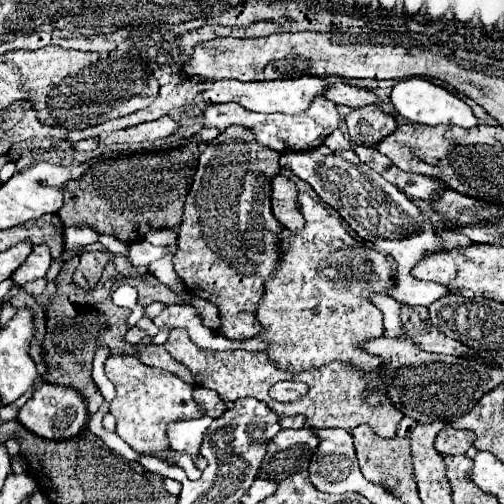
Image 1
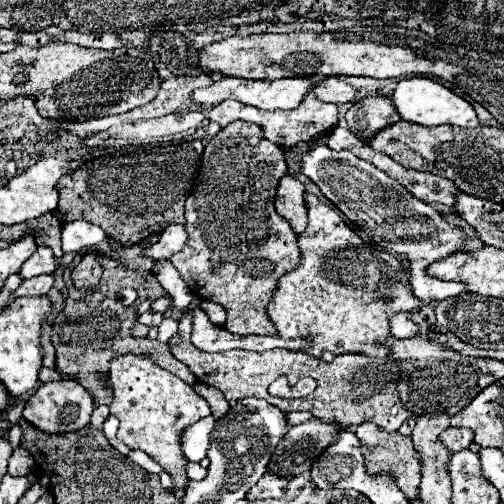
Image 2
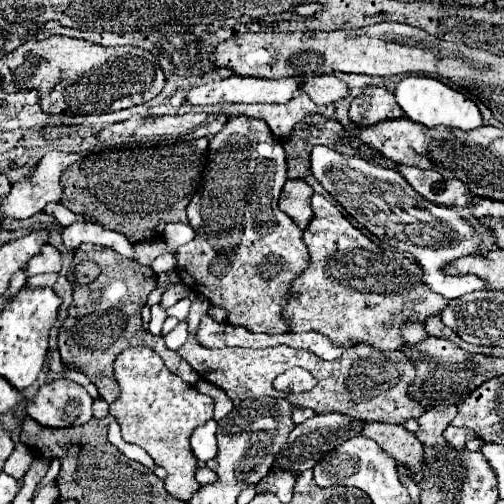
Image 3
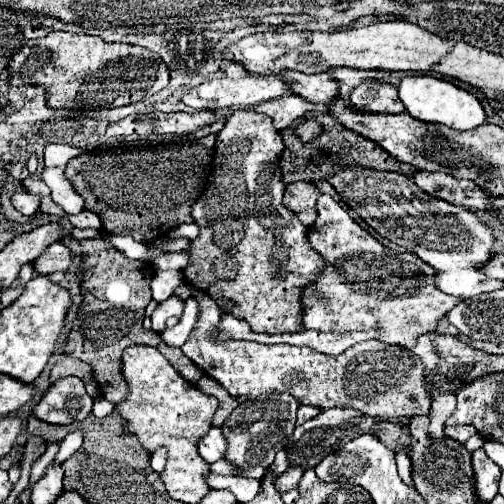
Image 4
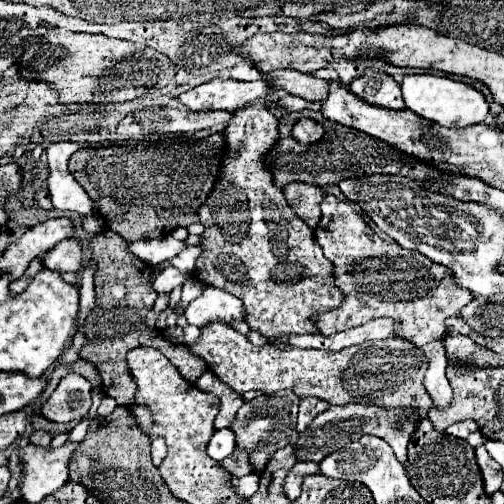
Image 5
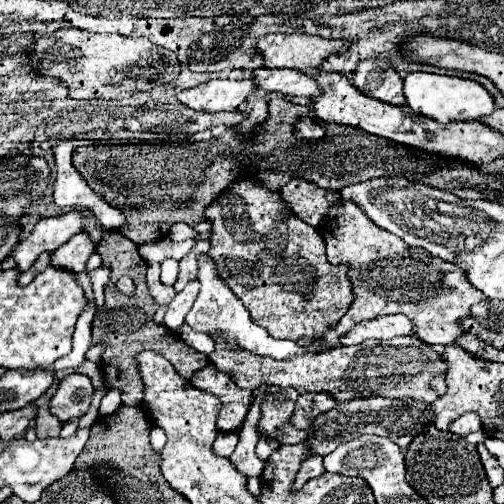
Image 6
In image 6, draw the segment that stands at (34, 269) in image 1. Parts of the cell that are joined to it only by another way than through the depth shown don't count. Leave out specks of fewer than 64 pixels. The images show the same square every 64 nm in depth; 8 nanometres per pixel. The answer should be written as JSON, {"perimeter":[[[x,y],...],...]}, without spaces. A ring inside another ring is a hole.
{"perimeter":[[[80,232],[78,236],[72,236],[66,244],[62,244],[58,250],[50,254],[50,264],[60,270],[68,272],[84,272],[86,270],[86,260],[94,252],[94,244],[88,234]]]}

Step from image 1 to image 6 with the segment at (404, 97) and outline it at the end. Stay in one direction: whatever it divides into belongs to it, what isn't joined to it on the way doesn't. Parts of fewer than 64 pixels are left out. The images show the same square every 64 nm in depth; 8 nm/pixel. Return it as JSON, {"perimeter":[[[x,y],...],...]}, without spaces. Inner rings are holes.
{"perimeter":[[[414,72],[404,78],[404,96],[406,104],[426,118],[438,120],[440,124],[448,122],[470,122],[480,120],[494,112],[494,100],[488,94],[484,86],[480,86],[474,80],[454,78],[454,76],[440,76],[440,74],[428,74],[428,72]]]}

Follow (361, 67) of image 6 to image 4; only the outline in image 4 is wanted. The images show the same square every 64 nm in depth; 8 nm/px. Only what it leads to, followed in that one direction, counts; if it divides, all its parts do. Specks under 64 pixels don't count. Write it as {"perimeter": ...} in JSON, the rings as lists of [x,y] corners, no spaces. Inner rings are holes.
{"perimeter":[[[366,80],[358,88],[354,88],[350,96],[350,104],[358,112],[370,112],[370,114],[404,112],[404,106],[400,104],[400,98],[396,96],[396,88],[376,80]]]}

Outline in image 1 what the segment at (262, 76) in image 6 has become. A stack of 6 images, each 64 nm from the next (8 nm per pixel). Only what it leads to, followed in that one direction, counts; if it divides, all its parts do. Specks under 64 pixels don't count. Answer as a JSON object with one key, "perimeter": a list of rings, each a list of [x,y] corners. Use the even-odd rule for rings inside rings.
{"perimeter":[[[332,84],[324,96],[326,96],[328,100],[332,100],[334,104],[342,104],[342,106],[348,106],[348,108],[378,106],[382,112],[392,114],[392,116],[398,118],[396,110],[392,108],[390,102],[384,102],[384,100],[380,100],[376,94],[372,94],[372,92],[368,92],[368,90],[354,88],[354,86],[350,86],[350,84]]]}

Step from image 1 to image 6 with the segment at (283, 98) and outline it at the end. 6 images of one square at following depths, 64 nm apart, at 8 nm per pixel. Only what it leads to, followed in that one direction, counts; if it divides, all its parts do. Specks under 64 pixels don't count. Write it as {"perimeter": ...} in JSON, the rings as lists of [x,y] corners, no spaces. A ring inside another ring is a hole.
{"perimeter":[[[210,80],[196,88],[178,92],[178,100],[202,112],[224,112],[236,110],[258,86],[254,80]]]}

